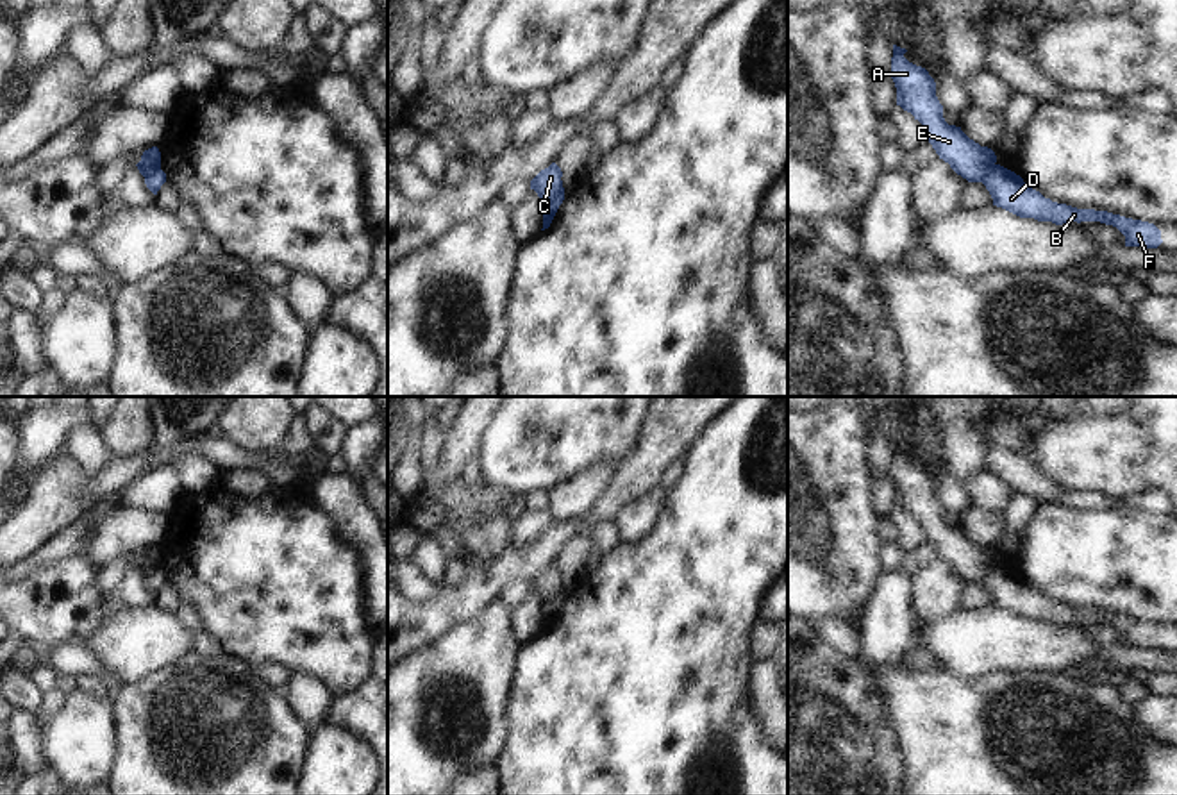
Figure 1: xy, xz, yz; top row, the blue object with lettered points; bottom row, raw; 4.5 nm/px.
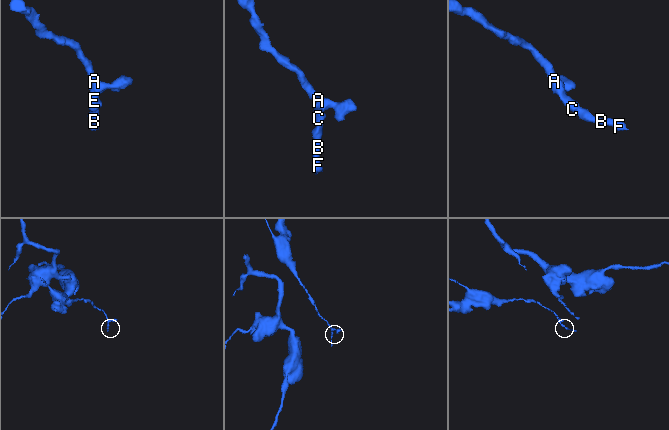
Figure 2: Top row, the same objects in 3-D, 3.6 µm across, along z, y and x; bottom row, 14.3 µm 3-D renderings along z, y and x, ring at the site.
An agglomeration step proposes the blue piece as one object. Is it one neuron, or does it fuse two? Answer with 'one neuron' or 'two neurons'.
two neurons

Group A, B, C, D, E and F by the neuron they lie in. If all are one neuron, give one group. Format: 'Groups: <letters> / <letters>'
Groups: A C E / B D F.

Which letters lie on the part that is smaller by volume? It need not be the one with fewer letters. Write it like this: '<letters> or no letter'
B, D, F

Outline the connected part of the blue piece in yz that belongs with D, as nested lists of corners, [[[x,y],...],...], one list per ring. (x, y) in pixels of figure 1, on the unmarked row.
[[[995,565],[984,577],[982,584],[993,598],[993,606],[1002,607],[1020,618],[1034,618],[1038,622],[1052,622],[1063,625],[1066,622],[1100,622],[1116,627],[1125,636],[1125,647],[1157,649],[1161,631],[1148,622],[1125,618],[1107,611],[1077,609],[1066,604],[1052,602],[1039,591],[1032,590],[1014,572]]]

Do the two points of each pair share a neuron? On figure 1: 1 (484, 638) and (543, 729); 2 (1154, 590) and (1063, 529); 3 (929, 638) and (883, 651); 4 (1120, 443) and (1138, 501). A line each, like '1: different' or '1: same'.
1: different
2: same
3: different
4: different

